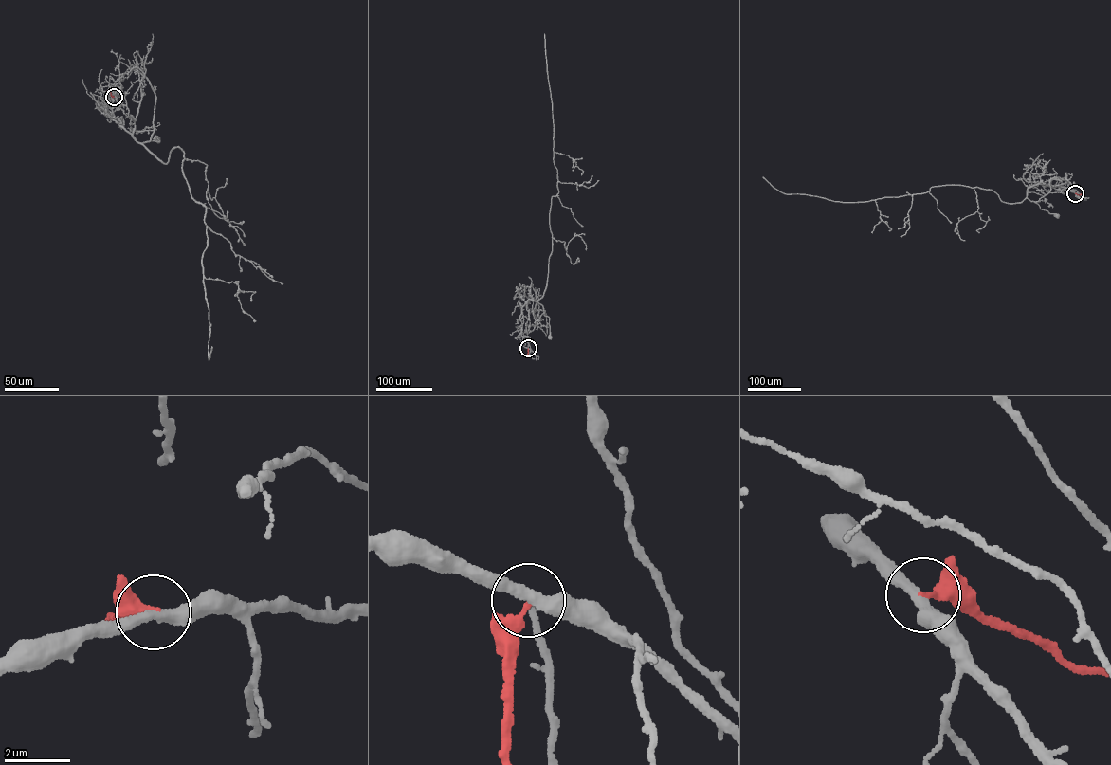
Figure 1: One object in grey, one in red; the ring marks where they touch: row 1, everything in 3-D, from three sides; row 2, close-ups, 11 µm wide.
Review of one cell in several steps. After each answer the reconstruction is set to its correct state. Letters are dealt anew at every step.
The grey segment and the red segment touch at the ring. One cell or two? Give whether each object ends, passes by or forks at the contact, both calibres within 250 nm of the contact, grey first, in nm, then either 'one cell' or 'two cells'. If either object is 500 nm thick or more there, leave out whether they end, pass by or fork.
grey passes by; red ends there; 360 nm thick on the grey side, 220 nm on the other; two cells

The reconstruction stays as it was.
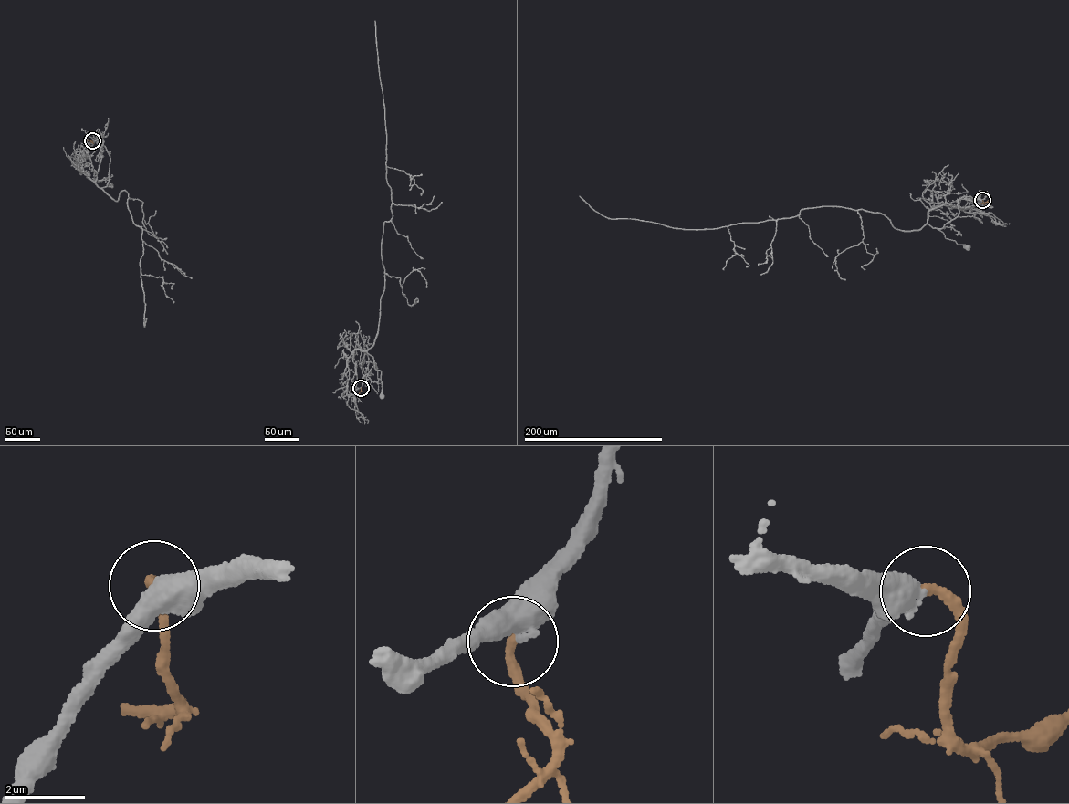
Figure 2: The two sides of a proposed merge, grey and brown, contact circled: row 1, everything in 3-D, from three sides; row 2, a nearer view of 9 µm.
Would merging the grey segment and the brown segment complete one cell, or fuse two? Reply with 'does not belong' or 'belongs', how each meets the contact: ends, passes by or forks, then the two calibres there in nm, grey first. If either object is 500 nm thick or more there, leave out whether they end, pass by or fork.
belongs; grey passes by; brown ends; calibres 420 and 280 nm

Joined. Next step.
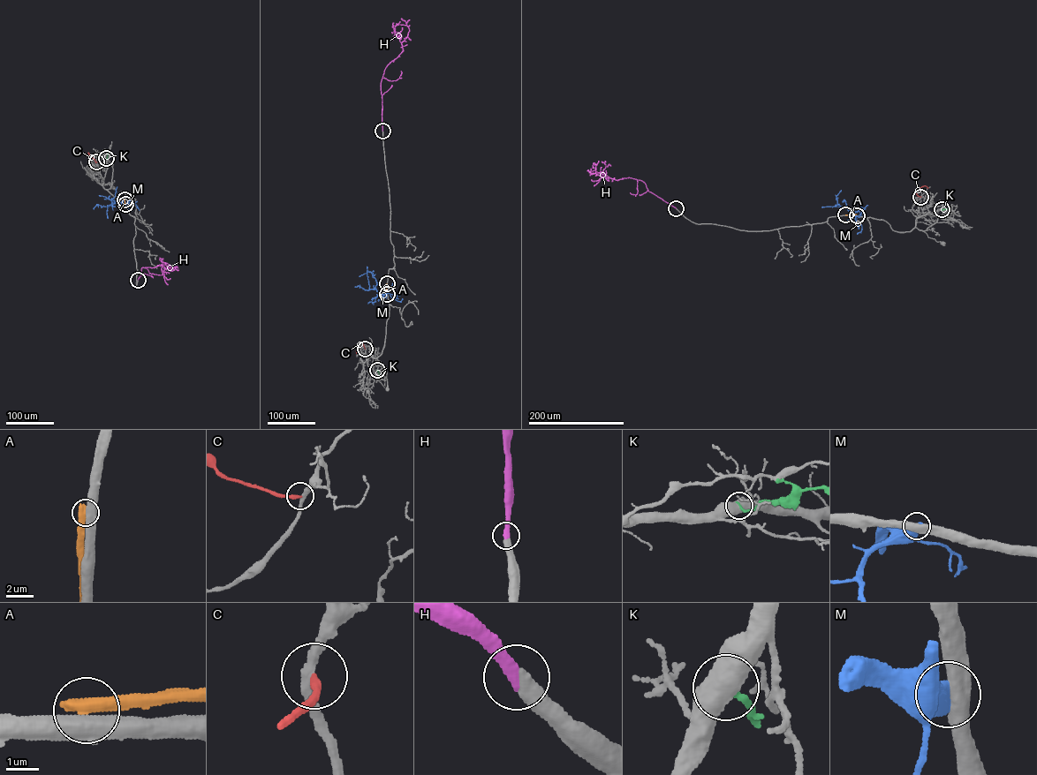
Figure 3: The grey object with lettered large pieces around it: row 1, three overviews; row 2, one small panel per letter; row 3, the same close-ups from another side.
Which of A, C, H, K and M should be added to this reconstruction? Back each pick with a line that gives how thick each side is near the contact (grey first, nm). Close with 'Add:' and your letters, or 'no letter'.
H: 500/440 nm
Add: H

